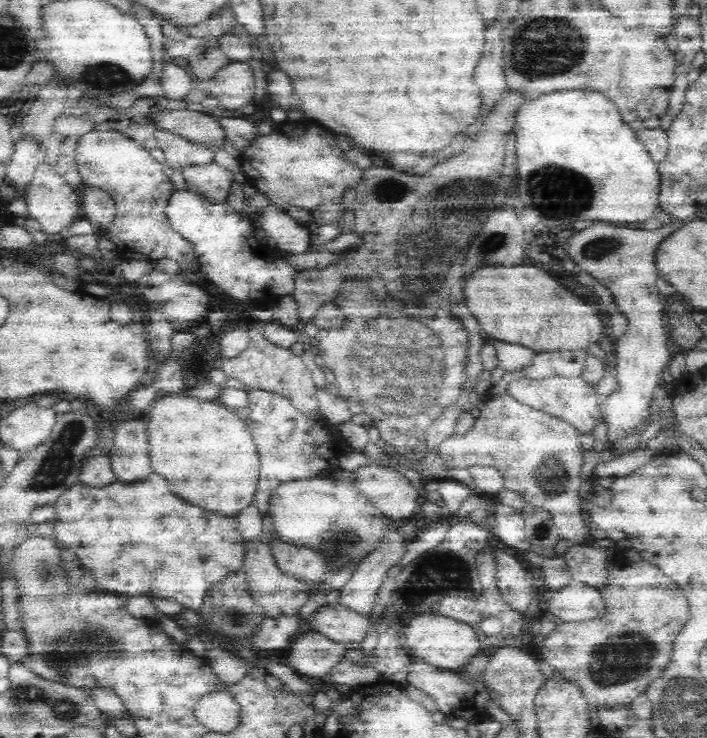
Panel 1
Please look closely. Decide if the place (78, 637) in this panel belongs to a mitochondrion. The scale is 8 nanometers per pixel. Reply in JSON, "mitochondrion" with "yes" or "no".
{"mitochondrion":"yes"}

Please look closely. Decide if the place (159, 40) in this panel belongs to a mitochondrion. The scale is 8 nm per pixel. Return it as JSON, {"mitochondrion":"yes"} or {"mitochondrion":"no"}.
{"mitochondrion":"no"}

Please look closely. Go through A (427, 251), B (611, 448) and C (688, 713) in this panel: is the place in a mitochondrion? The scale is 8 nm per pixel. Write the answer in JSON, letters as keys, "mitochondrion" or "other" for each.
{"A":"mitochondrion","B":"other","C":"mitochondrion"}

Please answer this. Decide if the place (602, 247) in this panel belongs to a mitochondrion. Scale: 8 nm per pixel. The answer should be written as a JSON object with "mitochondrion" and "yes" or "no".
{"mitochondrion":"yes"}

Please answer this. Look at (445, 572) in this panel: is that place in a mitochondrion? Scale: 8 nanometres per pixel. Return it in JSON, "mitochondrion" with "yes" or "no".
{"mitochondrion":"yes"}

